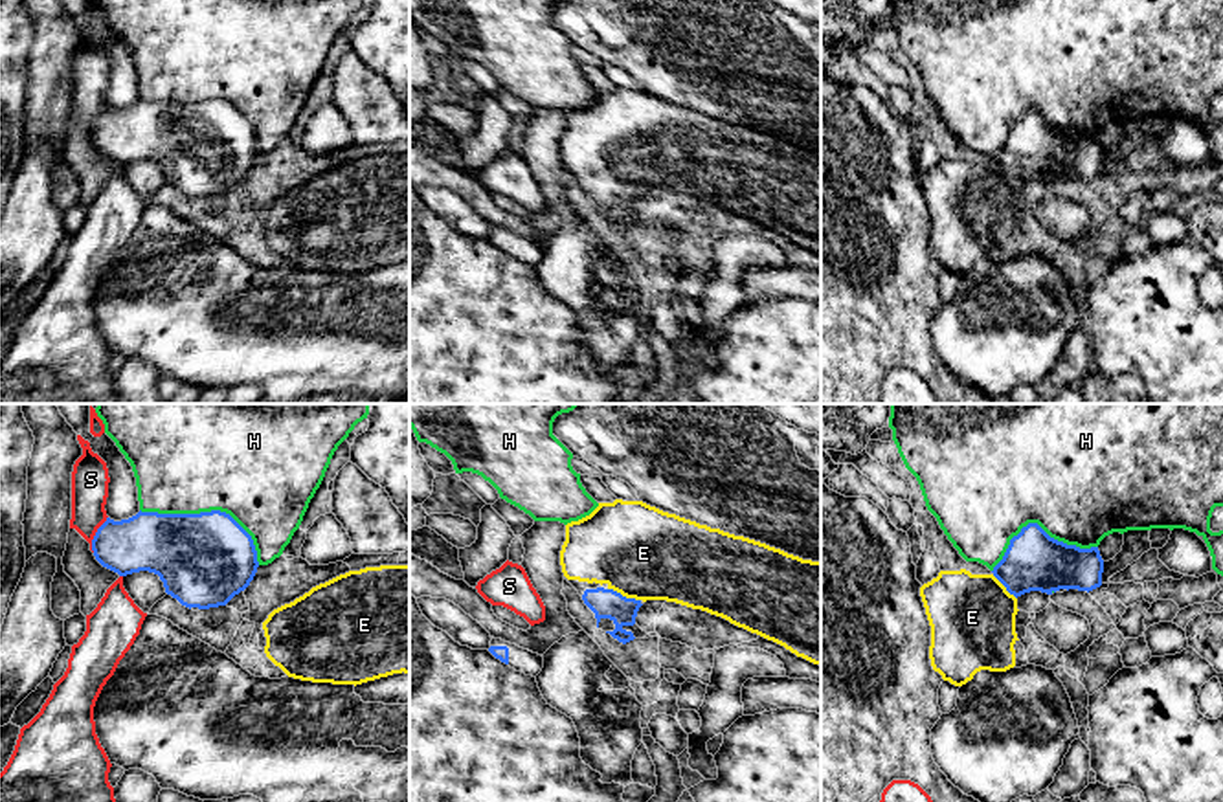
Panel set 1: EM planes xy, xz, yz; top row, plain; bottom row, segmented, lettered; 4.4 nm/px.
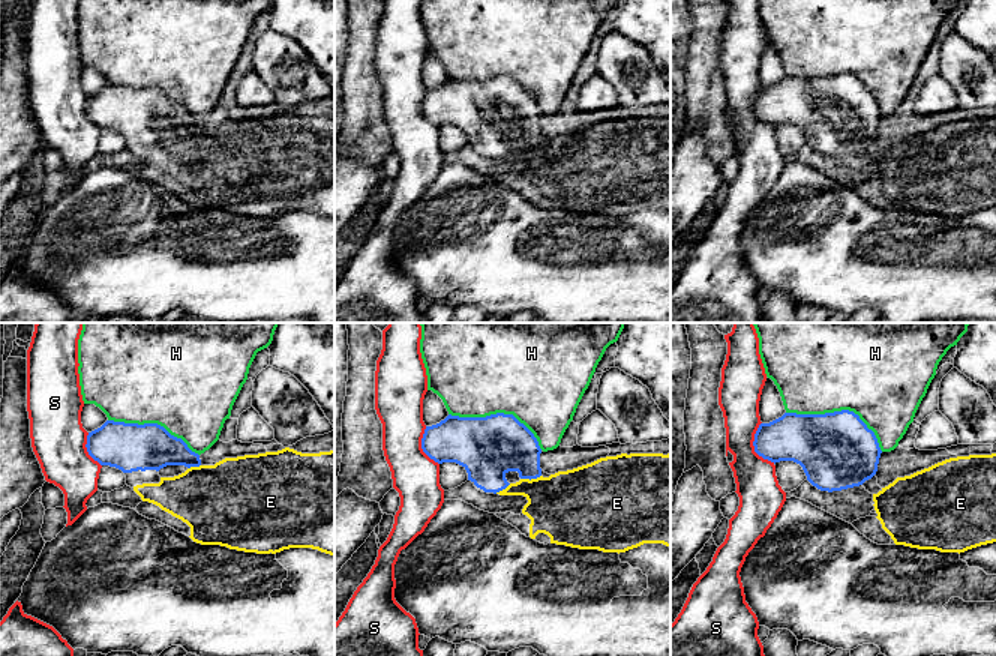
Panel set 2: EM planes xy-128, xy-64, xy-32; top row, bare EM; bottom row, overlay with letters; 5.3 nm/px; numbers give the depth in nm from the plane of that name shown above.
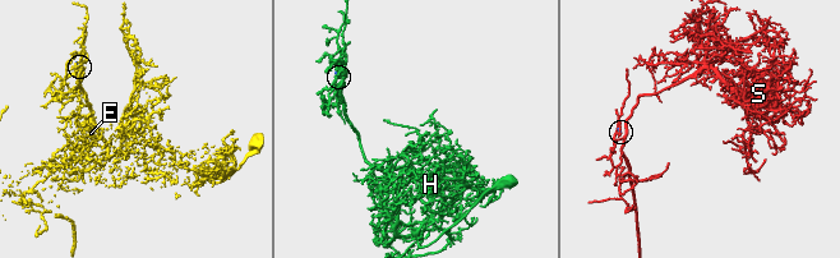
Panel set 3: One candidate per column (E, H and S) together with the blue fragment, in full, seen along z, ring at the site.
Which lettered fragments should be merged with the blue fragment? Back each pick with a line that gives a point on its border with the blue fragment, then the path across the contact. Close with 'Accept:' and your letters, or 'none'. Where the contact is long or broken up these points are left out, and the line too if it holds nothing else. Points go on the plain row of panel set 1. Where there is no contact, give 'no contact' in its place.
E: meets blue in xz at (625, 186); runs through xz (610, 193), (625, 186), (643, 142)
Accept: E

